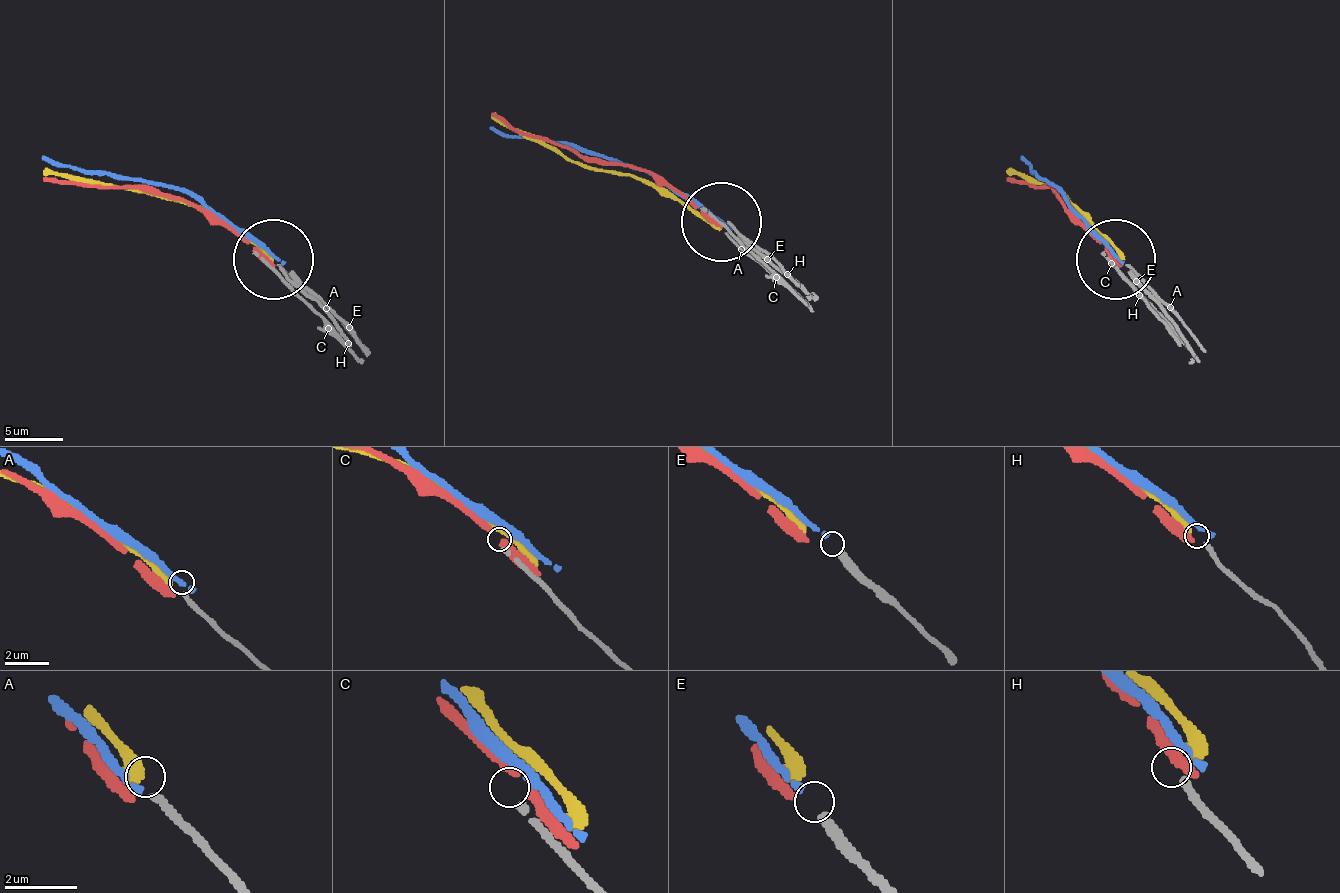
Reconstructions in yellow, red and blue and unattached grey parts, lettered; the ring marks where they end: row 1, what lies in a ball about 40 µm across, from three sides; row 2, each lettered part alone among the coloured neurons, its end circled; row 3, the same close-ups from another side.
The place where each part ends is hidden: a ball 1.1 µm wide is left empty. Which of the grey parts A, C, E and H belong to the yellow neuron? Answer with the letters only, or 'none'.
A

